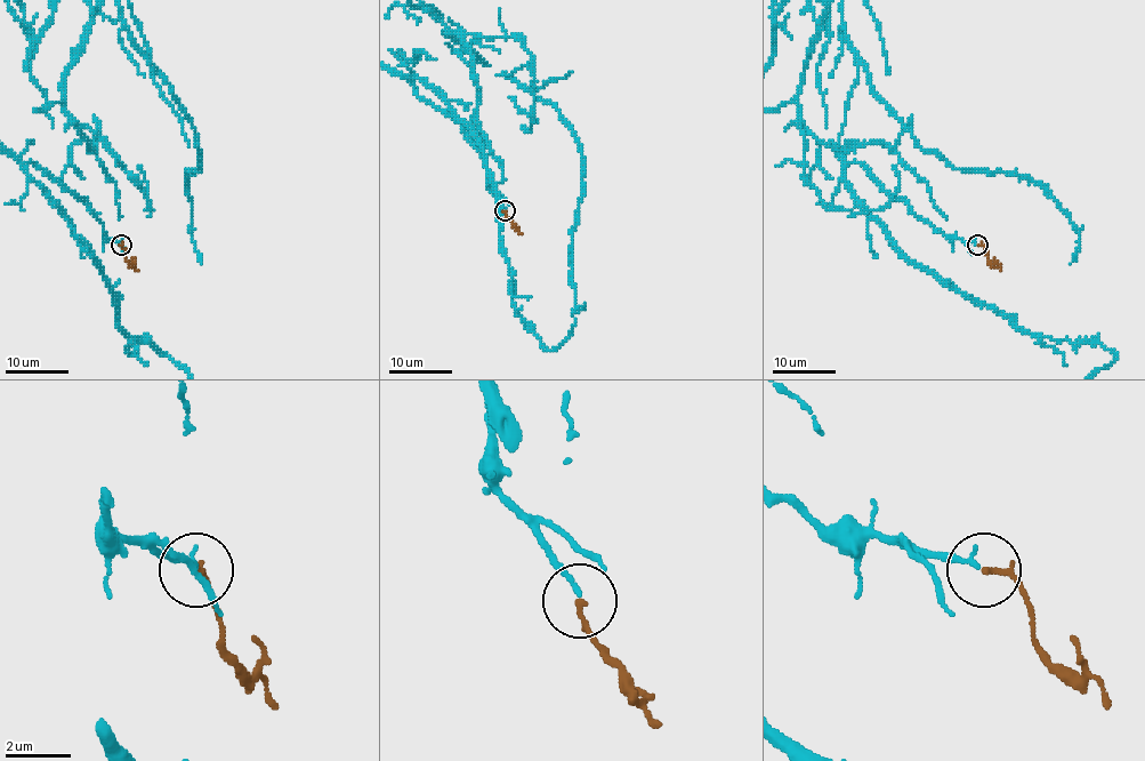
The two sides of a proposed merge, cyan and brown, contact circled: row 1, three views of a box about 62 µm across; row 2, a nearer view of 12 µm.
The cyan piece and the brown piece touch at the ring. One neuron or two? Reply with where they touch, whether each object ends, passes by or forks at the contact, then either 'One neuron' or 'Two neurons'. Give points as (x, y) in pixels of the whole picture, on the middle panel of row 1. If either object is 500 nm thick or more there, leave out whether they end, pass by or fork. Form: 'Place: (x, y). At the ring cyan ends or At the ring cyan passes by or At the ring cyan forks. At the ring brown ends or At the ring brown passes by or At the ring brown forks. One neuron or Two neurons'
Place: (505, 210). At the ring cyan ends. At the ring brown ends. One neuron

